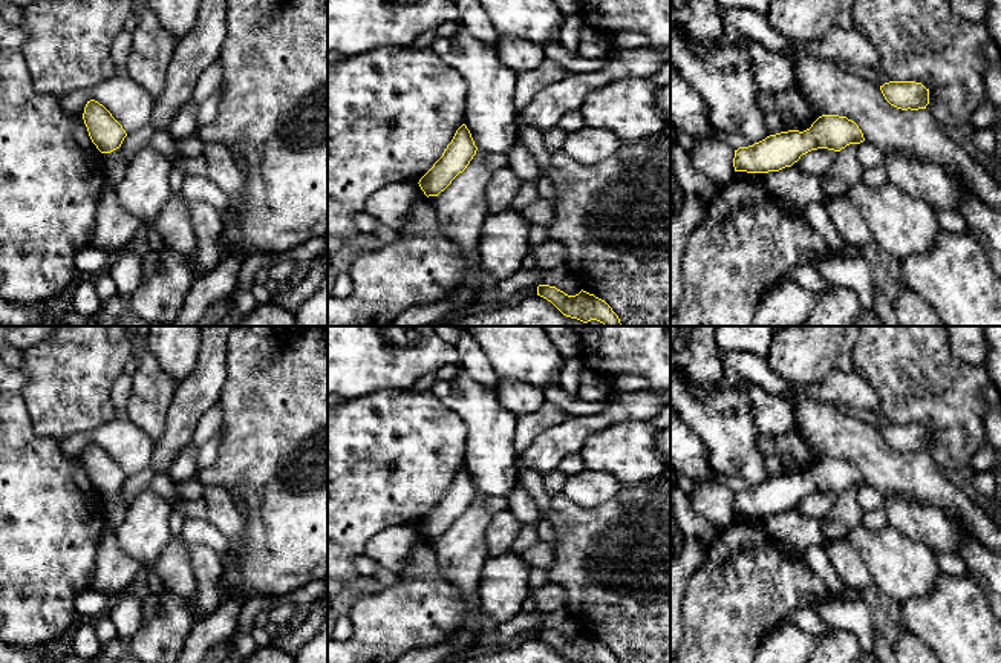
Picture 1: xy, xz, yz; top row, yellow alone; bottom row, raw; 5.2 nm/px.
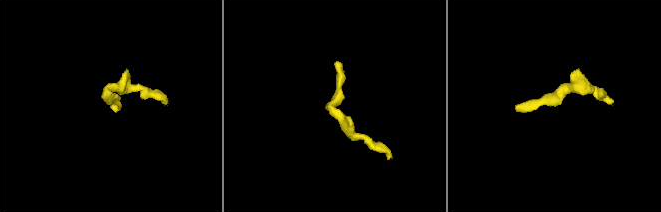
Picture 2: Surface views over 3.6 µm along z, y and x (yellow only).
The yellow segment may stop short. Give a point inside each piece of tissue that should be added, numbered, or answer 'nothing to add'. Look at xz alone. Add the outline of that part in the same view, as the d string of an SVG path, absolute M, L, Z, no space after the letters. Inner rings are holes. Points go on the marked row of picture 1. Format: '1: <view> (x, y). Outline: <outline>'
nothing to add

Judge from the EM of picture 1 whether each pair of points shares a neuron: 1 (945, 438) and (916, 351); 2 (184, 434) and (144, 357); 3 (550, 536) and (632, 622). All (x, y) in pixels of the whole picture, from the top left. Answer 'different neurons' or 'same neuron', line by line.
1: same neuron
2: different neurons
3: different neurons

